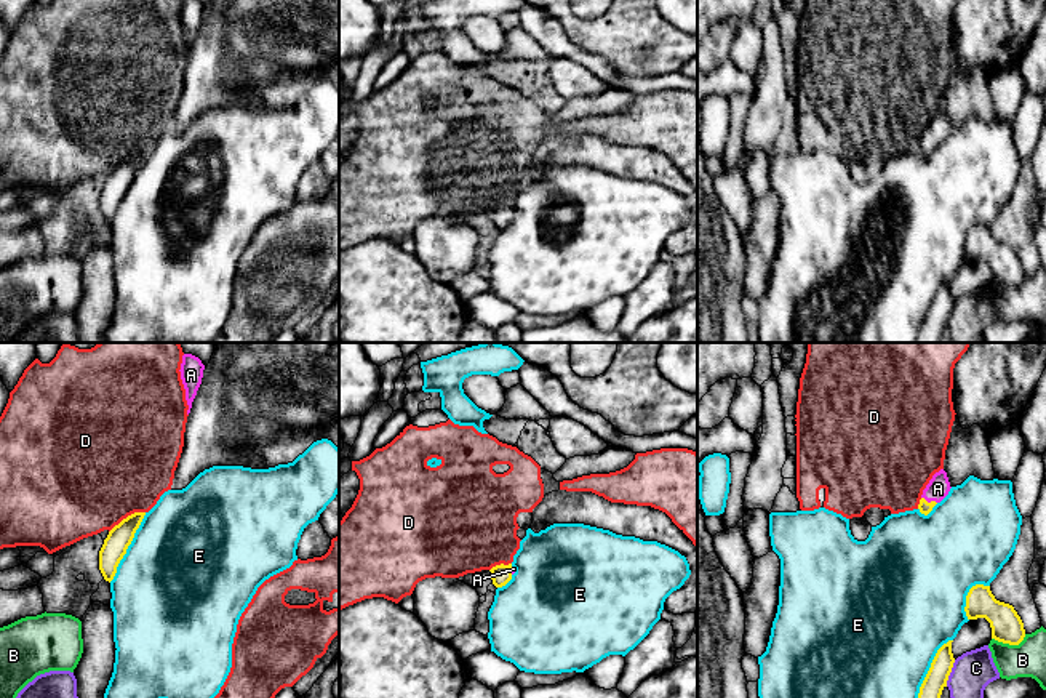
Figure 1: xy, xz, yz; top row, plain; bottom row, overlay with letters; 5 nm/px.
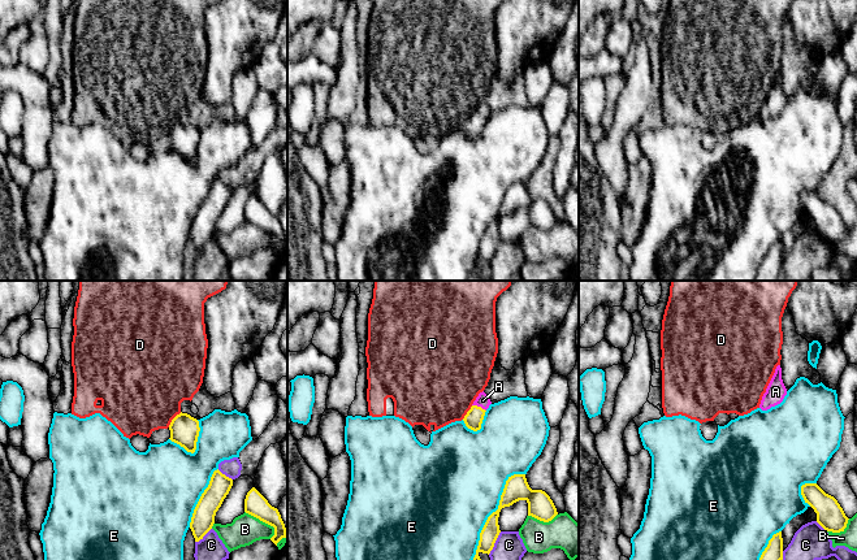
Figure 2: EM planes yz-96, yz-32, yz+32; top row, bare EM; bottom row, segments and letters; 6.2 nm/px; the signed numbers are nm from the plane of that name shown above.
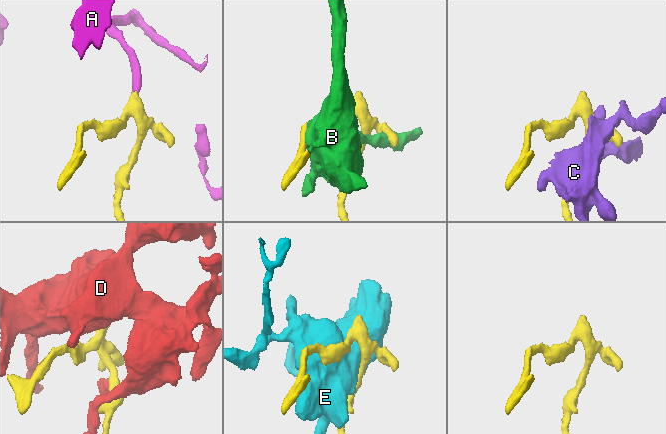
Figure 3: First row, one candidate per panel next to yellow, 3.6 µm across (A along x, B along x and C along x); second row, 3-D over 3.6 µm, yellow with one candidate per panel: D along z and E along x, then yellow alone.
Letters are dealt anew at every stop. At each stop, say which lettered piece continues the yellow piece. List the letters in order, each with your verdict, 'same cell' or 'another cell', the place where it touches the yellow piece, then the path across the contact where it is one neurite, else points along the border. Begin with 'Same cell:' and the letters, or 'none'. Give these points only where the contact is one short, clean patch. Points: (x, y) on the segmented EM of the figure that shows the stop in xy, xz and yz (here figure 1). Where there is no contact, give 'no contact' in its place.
Same cell: A
A: same cell; contact yz (931, 501); way yz (925, 508), (931, 501), (938, 489)
B: another cell; contact yz (1010, 644)
C: another cell; contact yz (950, 671)
D: another cell; contact xy (128, 516)
E: another cell; contact xy (127, 548)

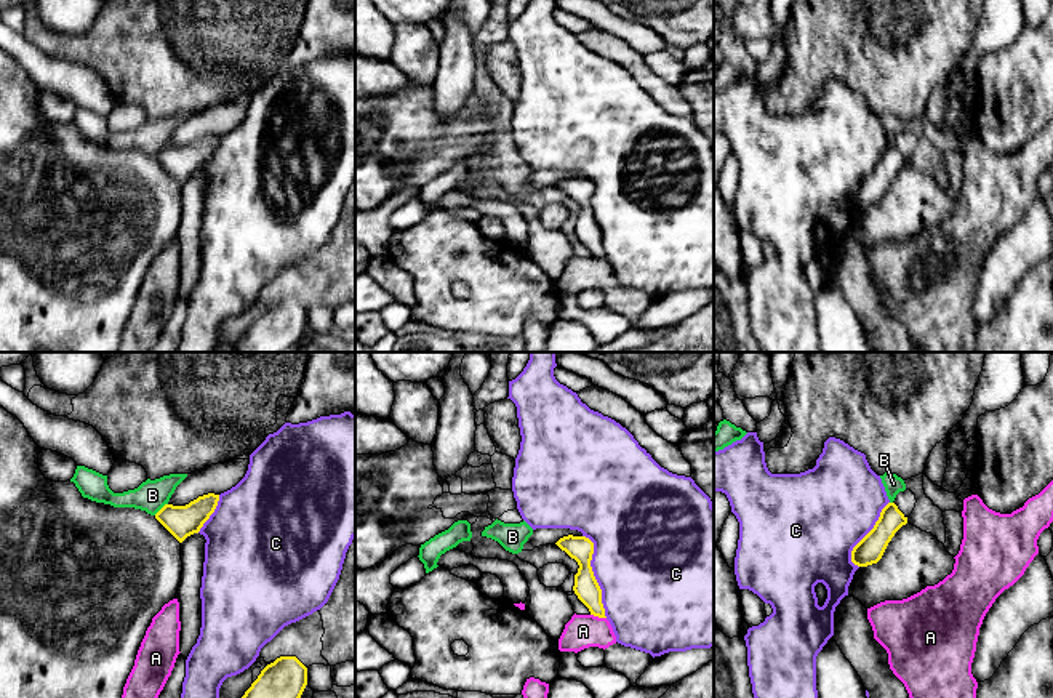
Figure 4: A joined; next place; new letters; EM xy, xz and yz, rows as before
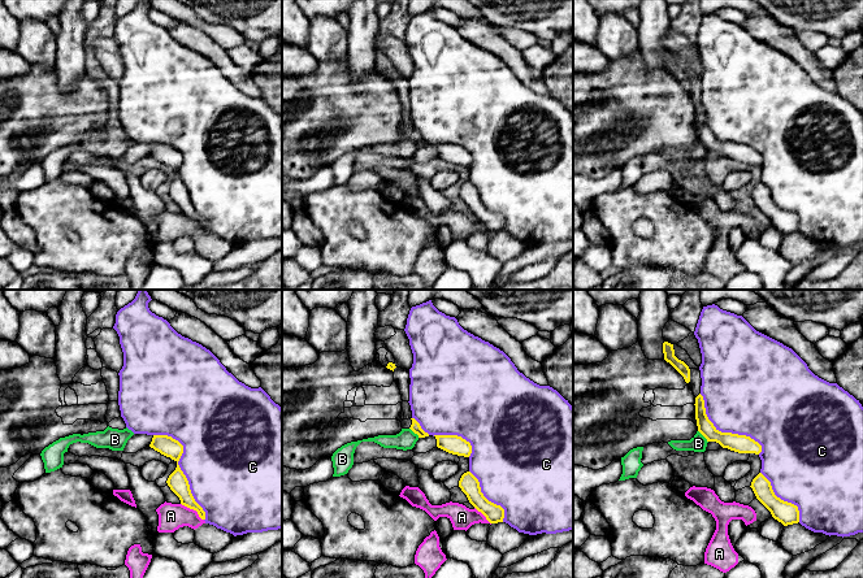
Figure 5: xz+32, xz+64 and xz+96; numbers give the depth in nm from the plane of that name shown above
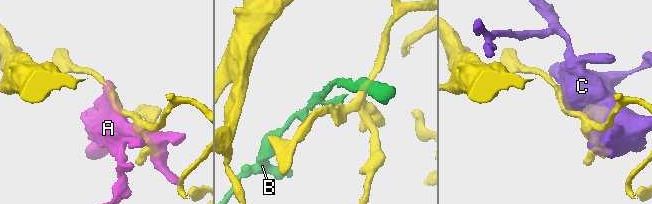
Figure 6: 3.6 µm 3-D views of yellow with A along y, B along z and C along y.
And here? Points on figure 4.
Same cell: none
A: another cell; contact xz (599, 617)
B: another cell; contact xy (162, 508)
C: another cell; contact xz (592, 575)

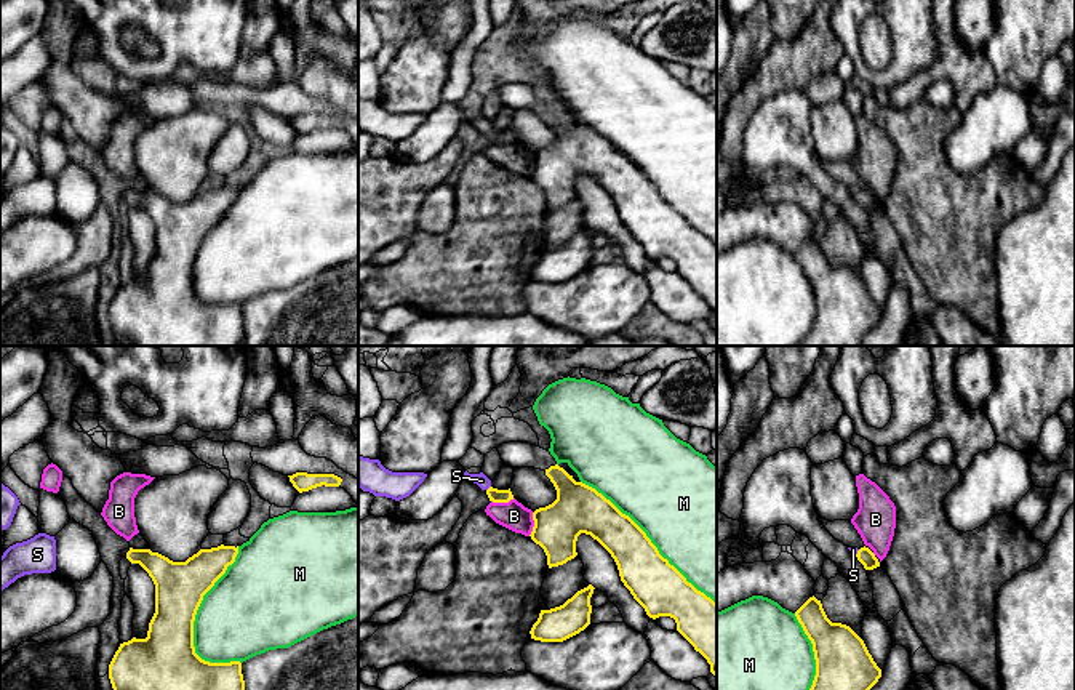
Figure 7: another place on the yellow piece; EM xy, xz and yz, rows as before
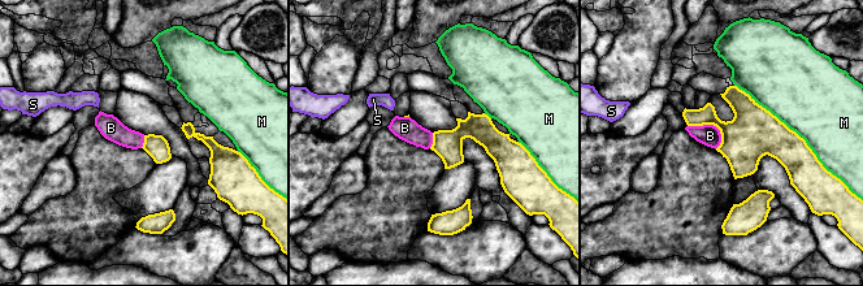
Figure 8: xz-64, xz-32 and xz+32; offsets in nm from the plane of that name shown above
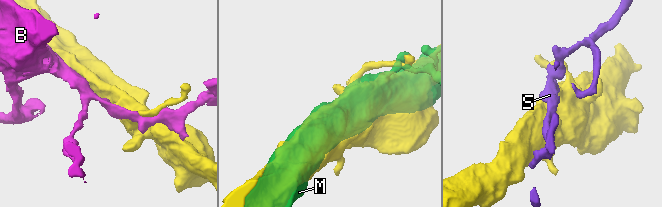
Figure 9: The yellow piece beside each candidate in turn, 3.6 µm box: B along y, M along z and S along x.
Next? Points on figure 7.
Same cell: S
B: another cell; contact xz (535, 524)
M: another cell; contact xy (199, 605)
S: same cell; contact xz (488, 489); way xz (495, 495), (488, 489), (482, 481)

